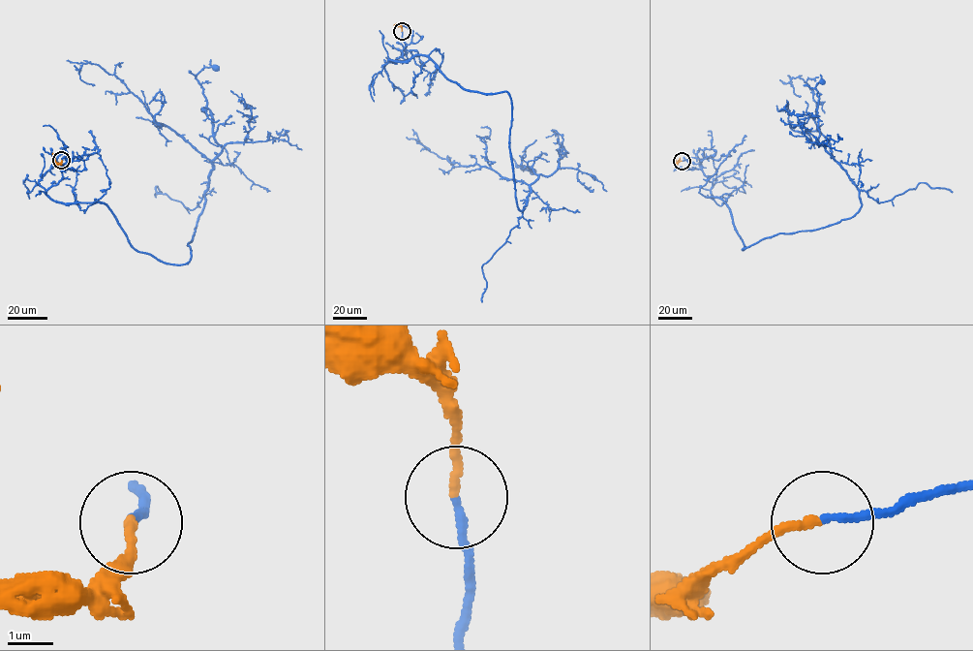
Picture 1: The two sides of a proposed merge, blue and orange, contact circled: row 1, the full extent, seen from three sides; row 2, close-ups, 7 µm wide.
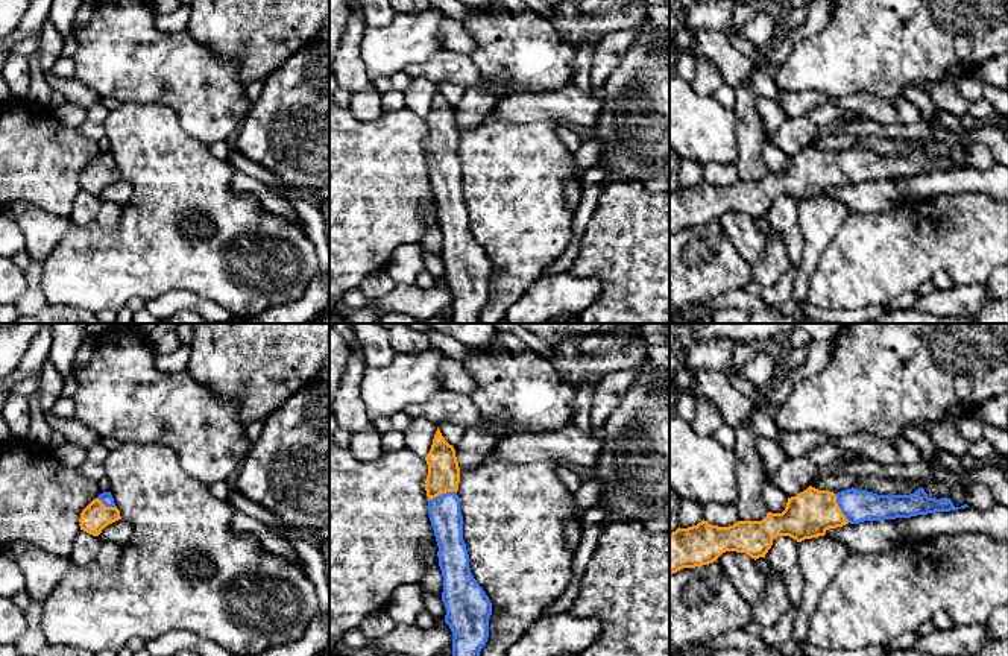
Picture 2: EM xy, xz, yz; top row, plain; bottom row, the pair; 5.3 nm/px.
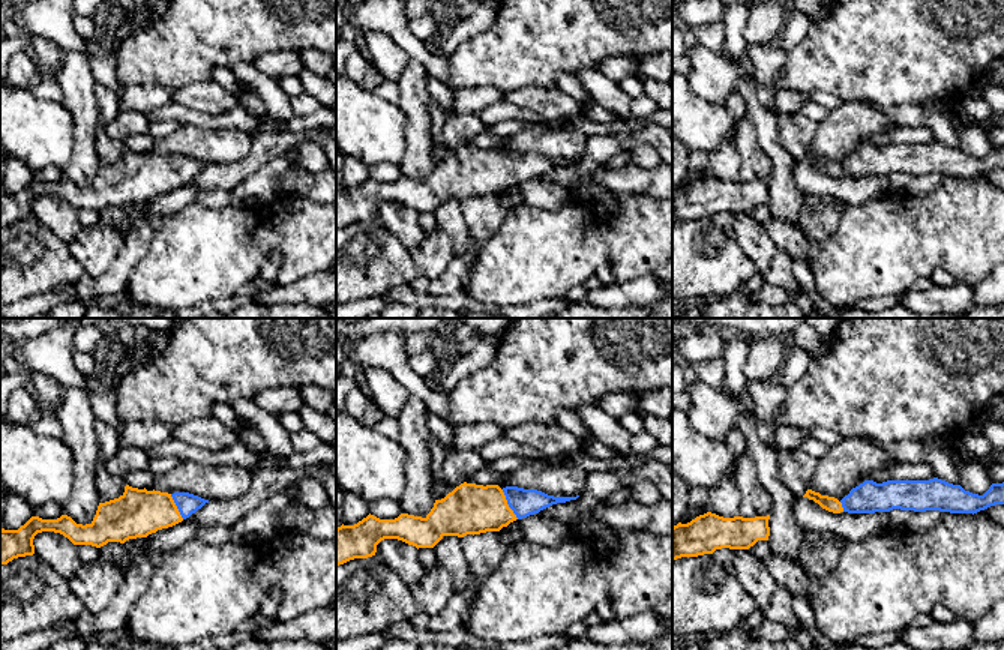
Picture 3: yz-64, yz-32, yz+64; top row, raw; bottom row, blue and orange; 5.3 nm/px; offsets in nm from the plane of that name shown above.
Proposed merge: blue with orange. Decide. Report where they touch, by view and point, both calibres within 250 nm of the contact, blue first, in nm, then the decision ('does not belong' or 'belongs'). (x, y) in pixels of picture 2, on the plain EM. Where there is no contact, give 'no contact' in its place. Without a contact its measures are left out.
contact yz (840, 167); calibres 170 and 240 nm; belongs

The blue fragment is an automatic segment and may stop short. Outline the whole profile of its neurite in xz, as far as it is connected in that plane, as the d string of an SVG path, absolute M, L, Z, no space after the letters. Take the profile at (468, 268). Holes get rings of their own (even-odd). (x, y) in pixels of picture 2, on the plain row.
M437 88L425 117L428 175L437 200L443 235L442 261L445 282L452 292L452 323L480 323L480 311L489 298L492 263L474 238L463 200L463 176L457 155L460 128L455 109Z

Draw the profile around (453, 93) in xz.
M451 80L437 84L437 88L440 90L445 100L452 106L458 105L466 94L466 88Z

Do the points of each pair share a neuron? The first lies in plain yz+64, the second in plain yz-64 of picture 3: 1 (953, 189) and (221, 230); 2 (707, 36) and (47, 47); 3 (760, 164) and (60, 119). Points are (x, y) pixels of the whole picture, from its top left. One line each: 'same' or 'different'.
1: same
2: same
3: different

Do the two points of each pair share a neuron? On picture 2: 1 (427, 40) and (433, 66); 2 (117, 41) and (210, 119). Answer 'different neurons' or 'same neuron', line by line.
1: different neurons
2: same neuron

